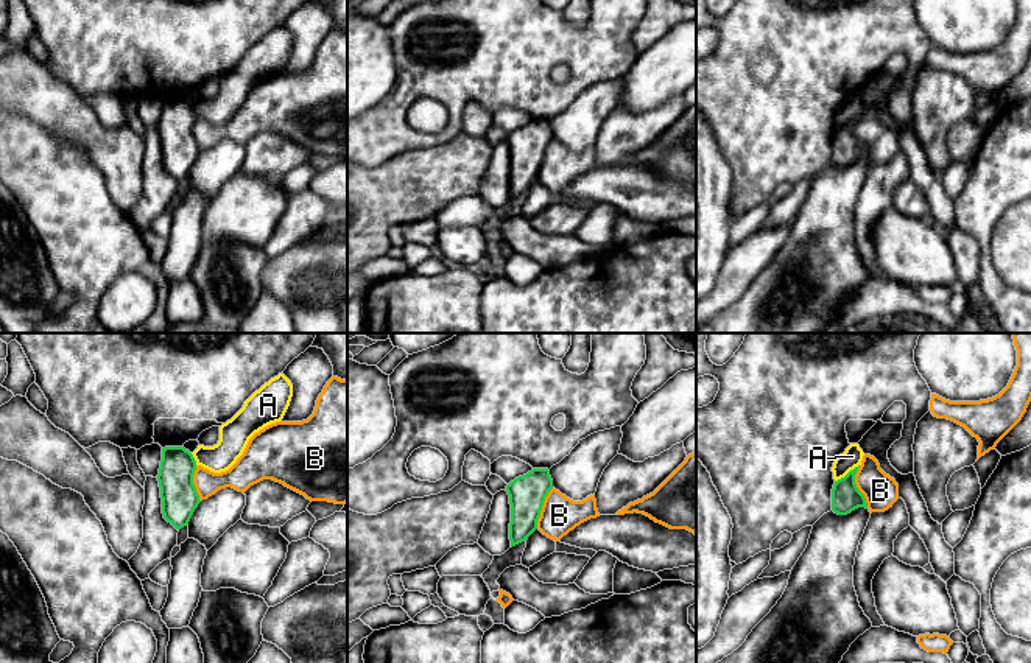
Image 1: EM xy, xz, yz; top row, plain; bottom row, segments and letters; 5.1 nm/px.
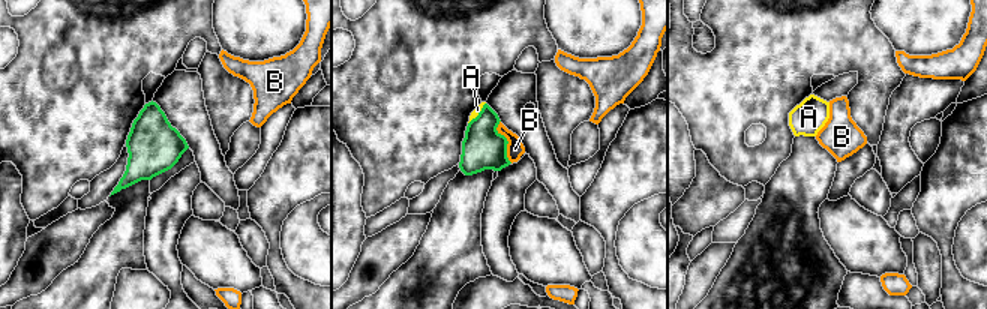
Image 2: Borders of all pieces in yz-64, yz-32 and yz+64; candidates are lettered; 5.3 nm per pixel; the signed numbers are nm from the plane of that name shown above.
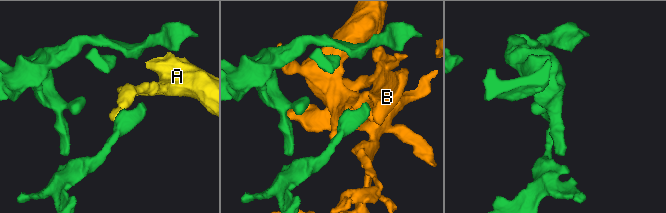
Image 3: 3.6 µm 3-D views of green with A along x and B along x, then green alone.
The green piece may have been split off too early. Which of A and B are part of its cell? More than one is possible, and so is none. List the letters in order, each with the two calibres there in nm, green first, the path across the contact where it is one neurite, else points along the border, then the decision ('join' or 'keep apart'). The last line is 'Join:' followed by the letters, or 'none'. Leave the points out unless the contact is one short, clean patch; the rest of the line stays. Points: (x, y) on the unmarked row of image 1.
A: 150/100 nm | keep apart
B: 150/180 nm | along yz (858, 117), (855, 137), (868, 159) | keep apart
Join: none

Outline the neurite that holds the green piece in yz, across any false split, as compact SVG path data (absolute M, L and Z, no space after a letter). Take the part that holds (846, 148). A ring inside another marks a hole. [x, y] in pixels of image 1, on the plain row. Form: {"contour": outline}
{"contour": "M860 117L850 121L844 129L835 132L832 140L832 162L838 167L847 167L858 159L866 159L864 146L855 135L855 126Z"}

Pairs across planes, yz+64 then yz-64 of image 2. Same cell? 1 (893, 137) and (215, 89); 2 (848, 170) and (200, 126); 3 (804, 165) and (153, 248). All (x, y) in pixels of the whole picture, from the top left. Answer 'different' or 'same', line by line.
1: same
2: different
3: different

